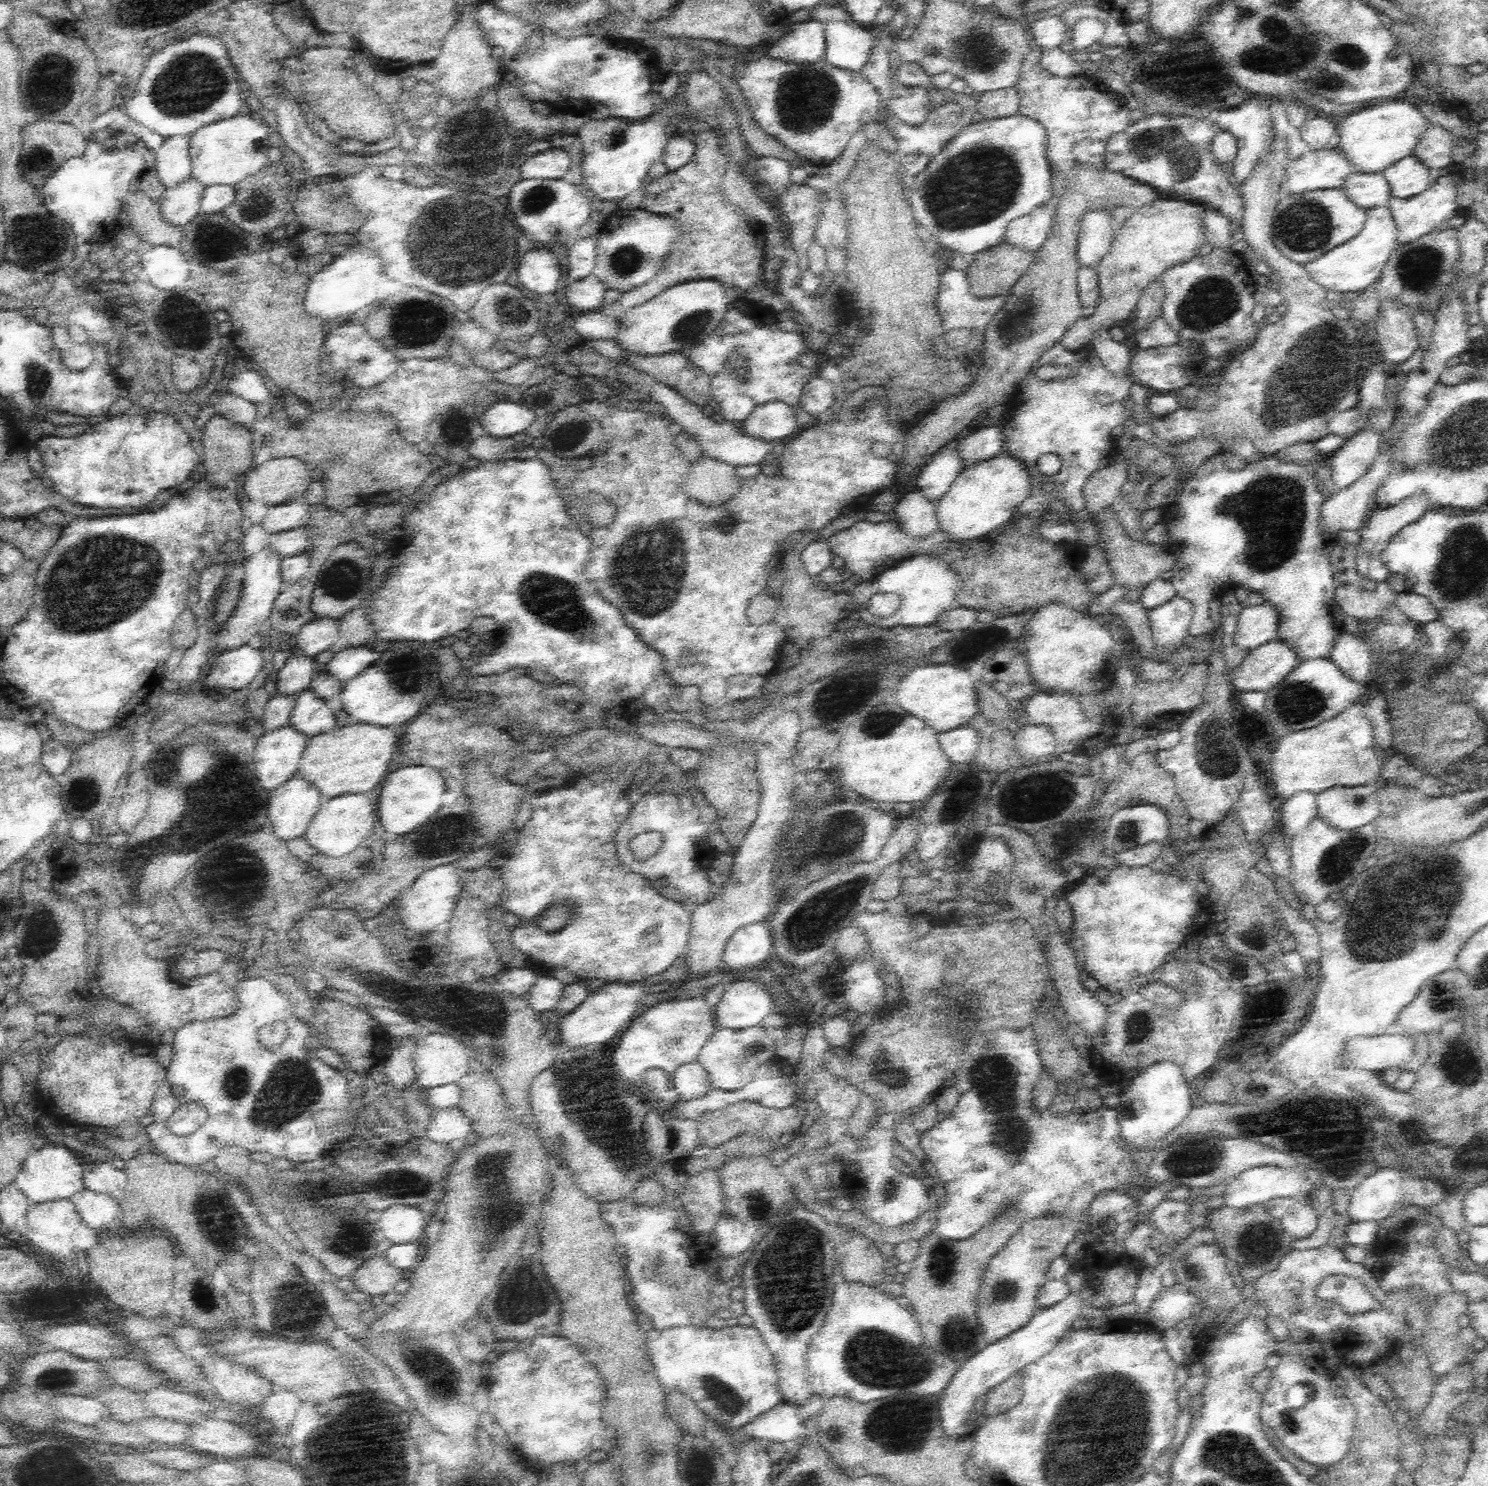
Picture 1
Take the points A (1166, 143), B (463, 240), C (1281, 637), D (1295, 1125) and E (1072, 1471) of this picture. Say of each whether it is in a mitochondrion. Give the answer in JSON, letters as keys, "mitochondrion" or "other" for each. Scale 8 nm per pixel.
{"A":"mitochondrion","B":"mitochondrion","C":"other","D":"mitochondrion","E":"mitochondrion"}

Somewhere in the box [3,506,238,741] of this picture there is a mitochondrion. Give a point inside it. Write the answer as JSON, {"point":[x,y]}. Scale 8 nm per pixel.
{"point":[70,603]}

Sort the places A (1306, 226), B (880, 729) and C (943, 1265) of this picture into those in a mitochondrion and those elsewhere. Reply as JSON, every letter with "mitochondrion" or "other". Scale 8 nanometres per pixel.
{"A":"mitochondrion","B":"mitochondrion","C":"mitochondrion"}

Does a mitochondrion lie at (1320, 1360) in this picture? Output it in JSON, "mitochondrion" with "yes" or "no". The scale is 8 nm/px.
{"mitochondrion":"no"}

